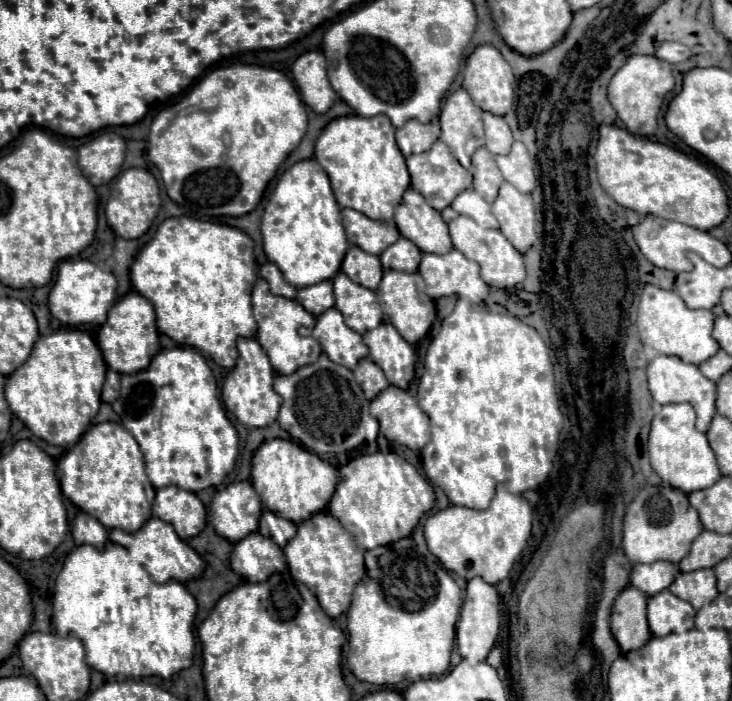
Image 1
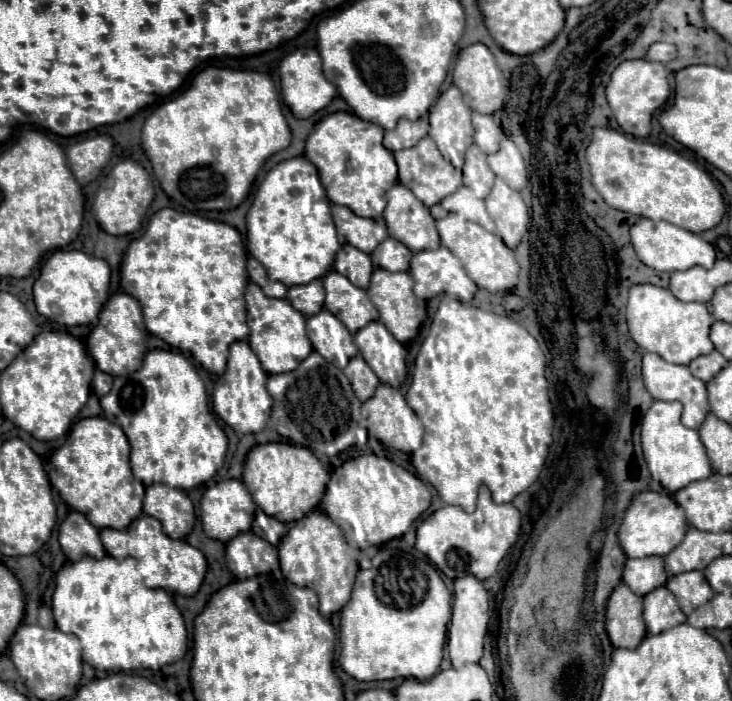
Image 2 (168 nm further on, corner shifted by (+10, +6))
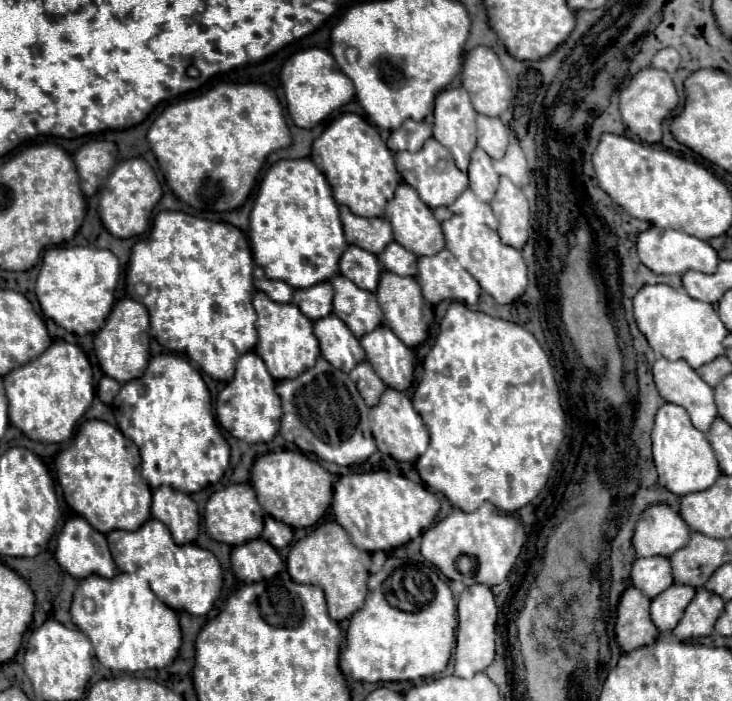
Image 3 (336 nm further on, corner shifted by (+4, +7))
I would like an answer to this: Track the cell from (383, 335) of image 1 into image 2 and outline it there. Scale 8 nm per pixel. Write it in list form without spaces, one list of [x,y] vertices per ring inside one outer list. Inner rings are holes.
[[[370,322],[354,334],[362,358],[376,372],[380,382],[398,388],[407,375],[406,347],[398,342],[382,322]]]

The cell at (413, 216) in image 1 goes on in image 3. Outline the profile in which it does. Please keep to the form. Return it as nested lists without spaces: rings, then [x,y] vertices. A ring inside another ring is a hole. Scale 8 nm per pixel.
[[[400,183],[394,197],[386,205],[384,219],[390,221],[394,231],[394,241],[404,245],[404,249],[416,253],[416,255],[436,255],[440,249],[444,249],[444,235],[440,229],[440,223],[432,215],[432,209],[418,197],[418,193],[406,185]]]

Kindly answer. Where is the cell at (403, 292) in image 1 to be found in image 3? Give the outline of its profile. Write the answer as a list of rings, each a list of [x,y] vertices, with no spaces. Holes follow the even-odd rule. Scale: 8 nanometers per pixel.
[[[384,271],[380,277],[376,297],[380,301],[386,325],[396,333],[396,337],[400,337],[400,341],[404,341],[404,345],[408,345],[410,349],[418,347],[426,339],[428,325],[432,321],[432,311],[426,307],[426,301],[420,293],[420,285],[416,283],[416,279],[414,277],[400,277],[396,273]]]

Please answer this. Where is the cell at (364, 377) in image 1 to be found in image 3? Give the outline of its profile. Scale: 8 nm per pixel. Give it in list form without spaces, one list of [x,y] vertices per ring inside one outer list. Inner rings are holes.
[[[368,361],[356,365],[356,369],[352,369],[350,377],[352,377],[352,381],[356,383],[356,387],[358,387],[362,399],[366,401],[366,405],[368,405],[368,407],[374,407],[374,405],[378,403],[380,395],[384,393],[386,385],[384,385],[384,383],[380,381],[380,377],[374,373],[372,365],[368,365]]]

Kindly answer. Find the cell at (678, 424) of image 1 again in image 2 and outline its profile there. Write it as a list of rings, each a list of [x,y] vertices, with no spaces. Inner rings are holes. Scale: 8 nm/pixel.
[[[656,400],[646,412],[644,424],[642,424],[642,450],[644,450],[644,460],[648,464],[648,470],[652,478],[654,480],[658,478],[664,490],[668,490],[670,494],[688,486],[690,482],[704,480],[712,474],[706,450],[698,438],[698,432],[692,428],[686,428],[680,422],[680,414],[682,414],[680,402]]]

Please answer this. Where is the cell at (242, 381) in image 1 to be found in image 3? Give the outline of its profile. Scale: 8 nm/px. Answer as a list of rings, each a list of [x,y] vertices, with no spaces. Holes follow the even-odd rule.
[[[254,351],[240,355],[240,359],[236,361],[234,379],[218,393],[216,399],[216,417],[220,425],[240,441],[270,443],[280,429],[280,417],[282,417],[280,397],[274,391],[274,387],[276,381],[272,381],[264,361],[260,361],[260,357]]]

